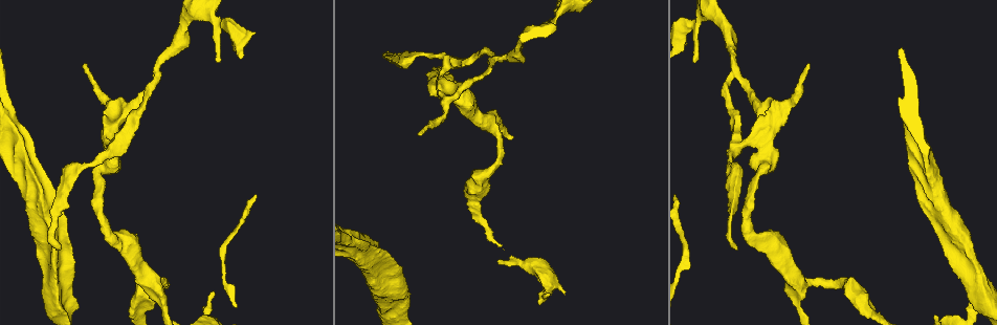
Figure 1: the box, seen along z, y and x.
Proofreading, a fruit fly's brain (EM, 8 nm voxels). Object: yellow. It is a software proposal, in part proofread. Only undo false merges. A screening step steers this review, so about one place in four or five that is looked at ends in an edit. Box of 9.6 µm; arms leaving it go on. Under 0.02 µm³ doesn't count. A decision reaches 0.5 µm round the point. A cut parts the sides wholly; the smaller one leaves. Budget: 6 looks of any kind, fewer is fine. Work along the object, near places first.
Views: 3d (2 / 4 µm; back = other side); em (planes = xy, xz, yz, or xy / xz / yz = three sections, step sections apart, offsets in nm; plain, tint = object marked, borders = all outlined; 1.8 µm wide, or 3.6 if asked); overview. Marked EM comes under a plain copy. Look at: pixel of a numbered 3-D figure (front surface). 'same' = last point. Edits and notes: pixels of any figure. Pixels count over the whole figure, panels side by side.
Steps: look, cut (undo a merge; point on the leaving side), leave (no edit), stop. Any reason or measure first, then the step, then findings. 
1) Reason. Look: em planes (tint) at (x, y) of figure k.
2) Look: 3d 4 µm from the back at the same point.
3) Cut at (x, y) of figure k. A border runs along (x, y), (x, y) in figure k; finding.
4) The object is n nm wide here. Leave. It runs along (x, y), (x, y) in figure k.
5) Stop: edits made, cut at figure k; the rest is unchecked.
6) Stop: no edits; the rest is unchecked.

Calibre changes. Look: 3d 4 µm at (227, 26) of figure 1.

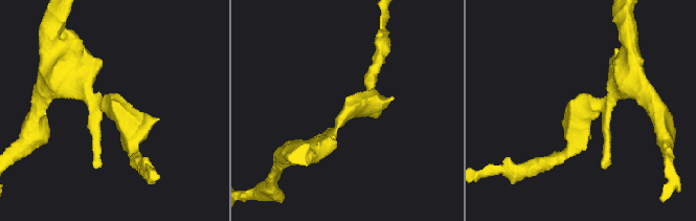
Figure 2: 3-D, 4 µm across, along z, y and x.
Shape alone is not enough. Look: em xy step 16 (tint) at (343, 114) of figure 2.

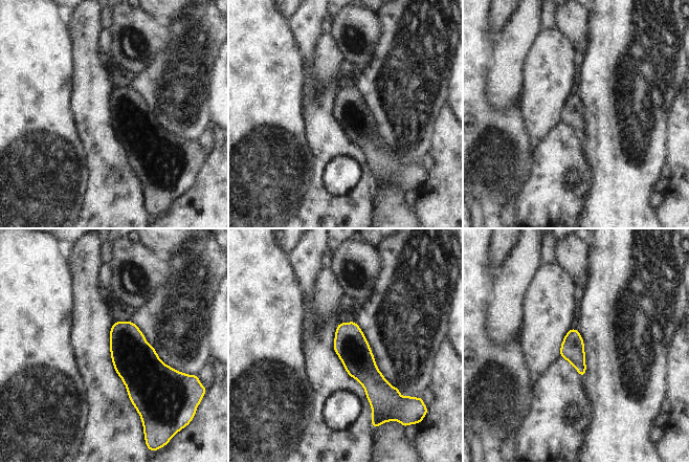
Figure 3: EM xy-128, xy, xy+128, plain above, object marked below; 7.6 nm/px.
Cut it another way. Look: em planes (borders) at the same point.

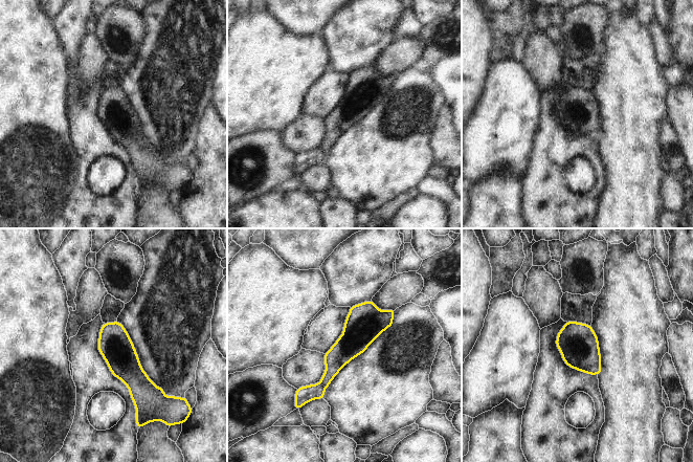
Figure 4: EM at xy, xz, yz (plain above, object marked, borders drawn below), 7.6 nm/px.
Cut at (336, 357) of figure 4. A border runs along (319, 382), (325, 389) in figure 4; two neurons meet here.

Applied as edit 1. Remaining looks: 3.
Sudden change in width. Look: em 3.6 µm yz step 4 (tint) at (765, 141) of figure 1.

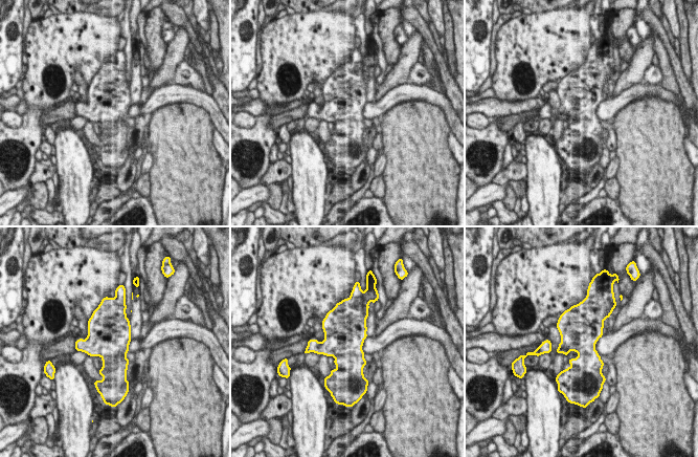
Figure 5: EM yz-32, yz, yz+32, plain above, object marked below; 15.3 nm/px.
Cut it another way. Look: em 3.6 µm xy step 4 (tint) at the same point.

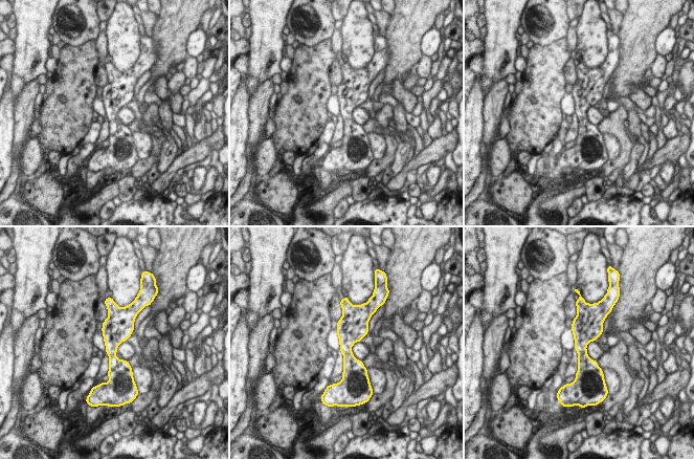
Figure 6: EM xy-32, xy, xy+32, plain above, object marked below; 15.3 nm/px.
Leave. Continuous, no second neuron.

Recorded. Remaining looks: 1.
Stop: edits made, cut at figure 4; the rest is unchecked.

